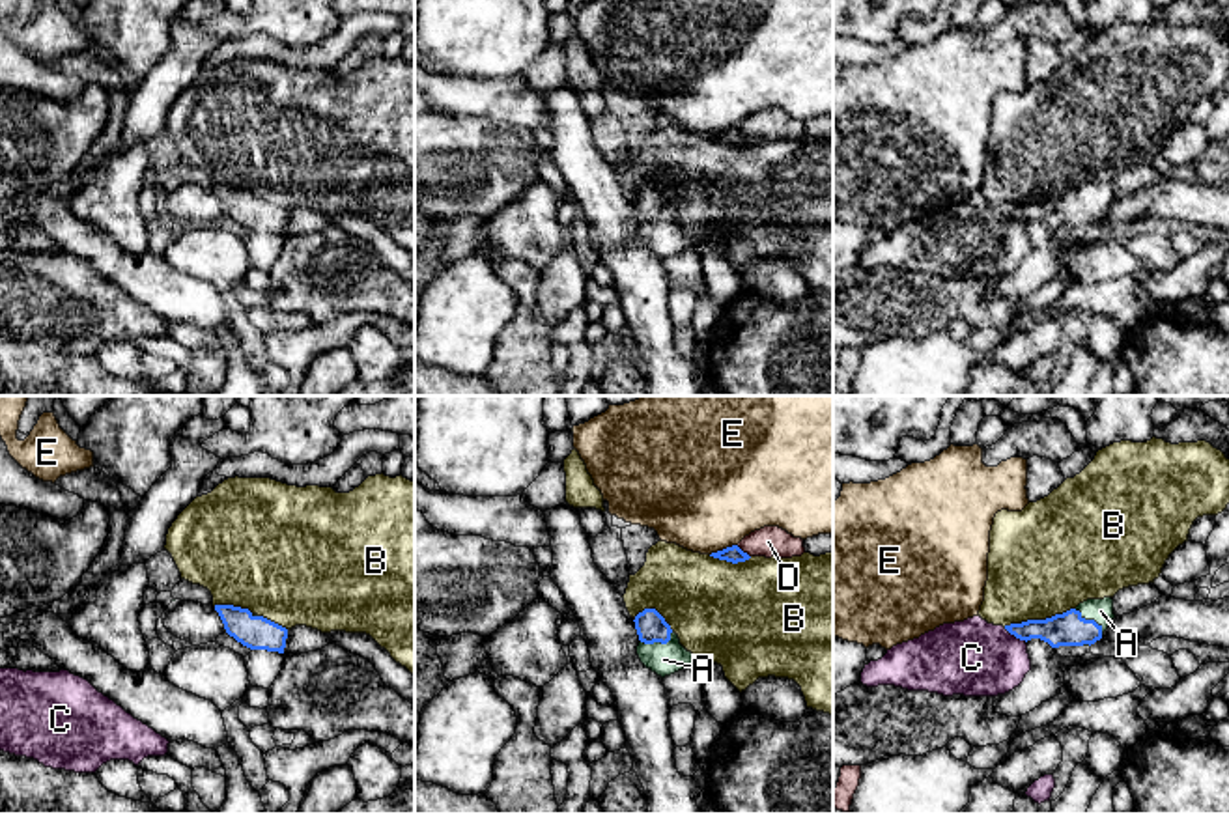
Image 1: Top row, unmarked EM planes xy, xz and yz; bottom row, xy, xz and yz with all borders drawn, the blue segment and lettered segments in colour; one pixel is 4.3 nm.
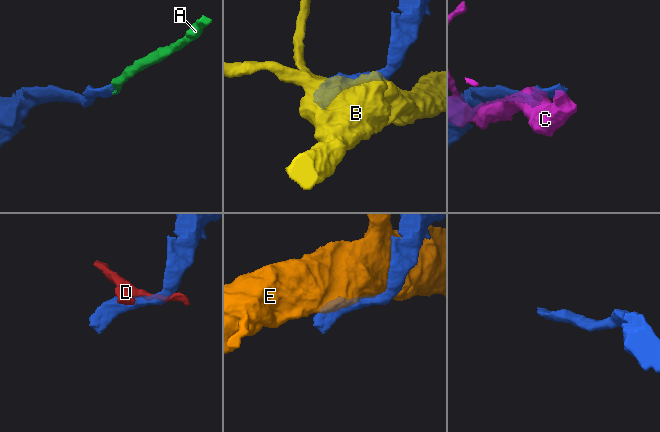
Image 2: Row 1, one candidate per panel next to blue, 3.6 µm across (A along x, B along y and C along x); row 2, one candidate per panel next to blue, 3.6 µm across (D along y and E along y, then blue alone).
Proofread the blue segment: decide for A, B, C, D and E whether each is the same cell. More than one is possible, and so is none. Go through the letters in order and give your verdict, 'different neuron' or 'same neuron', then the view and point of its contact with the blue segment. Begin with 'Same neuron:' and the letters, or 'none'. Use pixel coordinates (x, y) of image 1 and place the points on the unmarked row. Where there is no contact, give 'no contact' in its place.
Same neuron: A
A: same neuron; contact yz (1091, 202)
B: different neuron; contact yz (1039, 202)
C: different neuron; contact yz (1015, 217)
D: different neuron; contact xz (742, 133)
E: different neuron; contact xz (723, 131)

